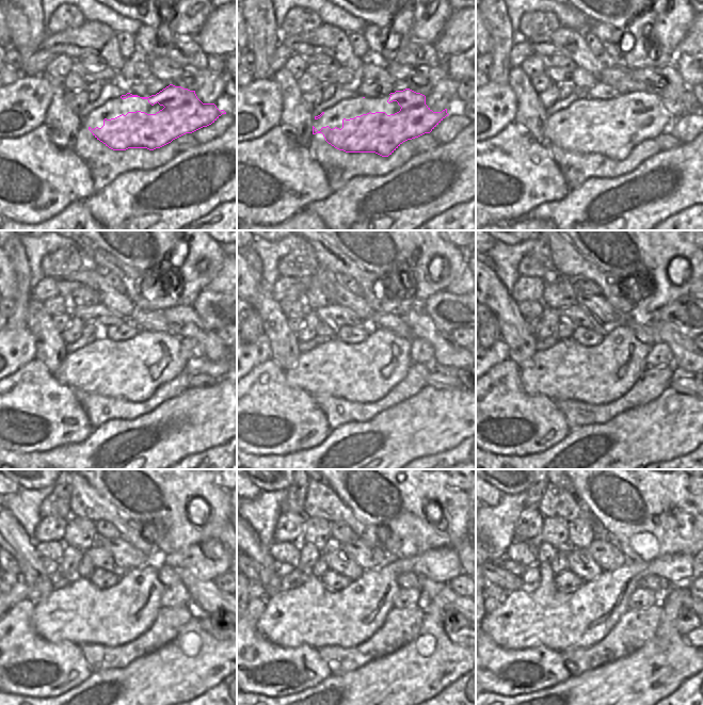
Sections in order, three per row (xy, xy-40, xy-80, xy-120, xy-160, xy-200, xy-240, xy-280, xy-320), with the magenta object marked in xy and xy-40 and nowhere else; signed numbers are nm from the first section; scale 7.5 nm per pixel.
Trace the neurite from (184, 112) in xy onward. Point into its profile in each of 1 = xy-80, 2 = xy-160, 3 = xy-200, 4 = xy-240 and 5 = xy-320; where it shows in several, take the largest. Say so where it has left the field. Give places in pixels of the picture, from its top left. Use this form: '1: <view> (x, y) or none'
1: xy-80 (614, 137)
2: xy-160 (368, 380)
3: xy-200 (601, 382)
4: xy-240 (58, 618)
5: xy-320 (522, 620)

